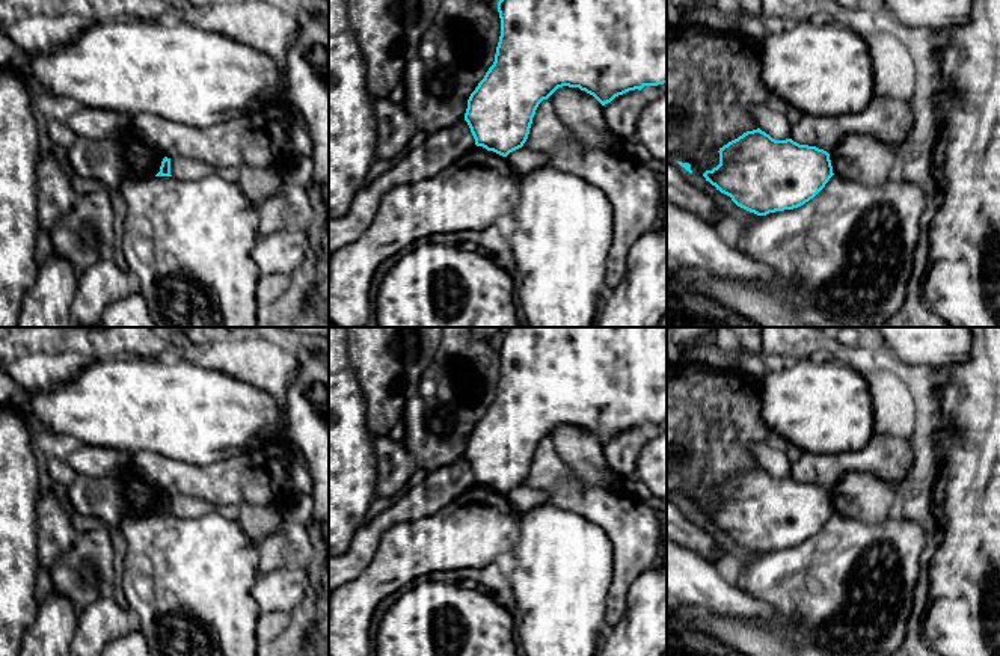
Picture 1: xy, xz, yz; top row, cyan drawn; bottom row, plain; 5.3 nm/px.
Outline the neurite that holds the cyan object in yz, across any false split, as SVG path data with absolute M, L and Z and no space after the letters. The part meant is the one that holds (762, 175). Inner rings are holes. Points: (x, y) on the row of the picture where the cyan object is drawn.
M760 128L719 148L719 164L703 176L721 193L757 216L793 210L830 181L830 154L792 139L775 140Z

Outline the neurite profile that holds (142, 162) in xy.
M128 128L118 137L122 143L125 160L125 178L145 179L160 172L163 155L149 148L142 139Z

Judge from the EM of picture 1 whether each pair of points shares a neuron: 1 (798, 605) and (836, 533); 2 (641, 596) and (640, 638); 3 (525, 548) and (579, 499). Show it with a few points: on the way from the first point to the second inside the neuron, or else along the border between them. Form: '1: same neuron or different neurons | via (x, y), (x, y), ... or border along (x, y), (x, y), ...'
1: same neuron | via (816, 587), (836, 567), (836, 551)
2: same neuron | via (641, 606), (641, 628)
3: different neurons | border along (545, 502), (576, 511), (599, 527)

